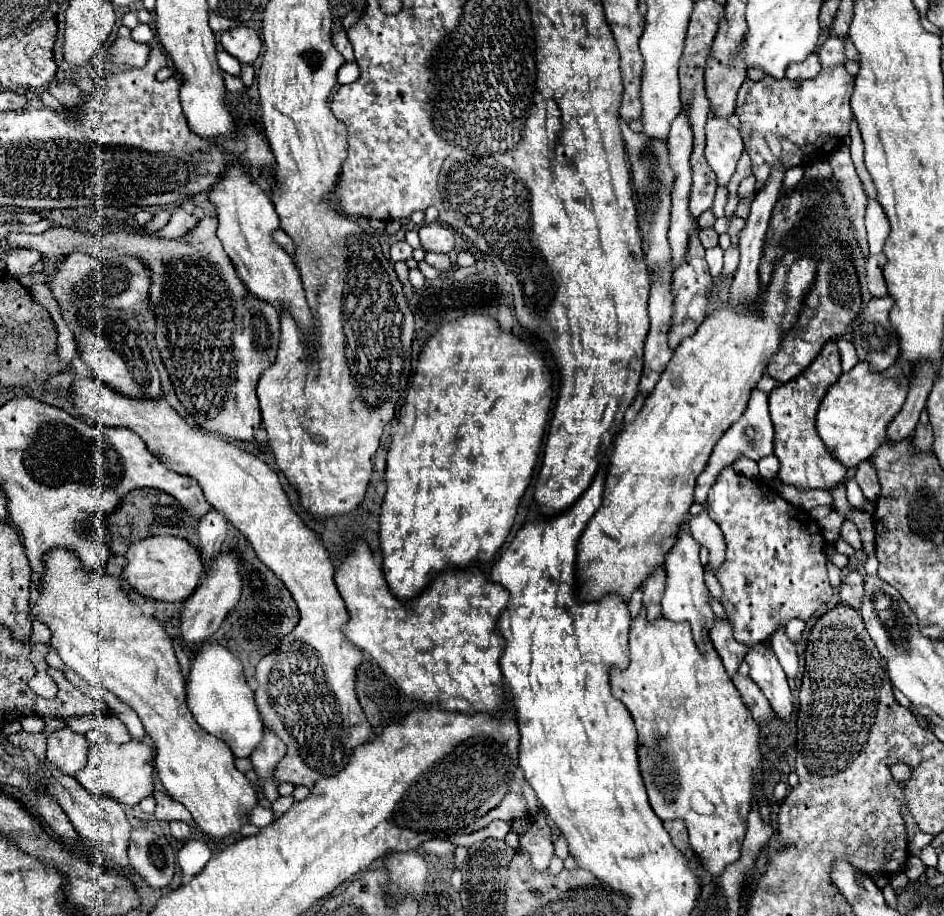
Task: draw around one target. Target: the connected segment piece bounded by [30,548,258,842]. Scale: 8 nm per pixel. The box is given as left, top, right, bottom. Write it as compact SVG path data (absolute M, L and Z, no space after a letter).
M52 548L50 554L44 556L44 574L36 590L38 598L30 602L30 614L50 628L50 646L58 652L62 662L90 686L102 686L116 694L118 700L122 700L140 716L146 734L156 744L154 764L166 792L176 802L184 804L190 810L194 822L214 840L220 842L224 836L238 832L246 822L248 812L258 804L256 790L252 788L248 778L236 770L234 754L230 752L228 744L216 736L210 736L188 712L184 676L172 650L172 640L164 632L162 624L154 616L146 616L142 608L128 598L128 592L122 588L120 578L108 576L102 568L92 572L84 570L80 558L66 548Z

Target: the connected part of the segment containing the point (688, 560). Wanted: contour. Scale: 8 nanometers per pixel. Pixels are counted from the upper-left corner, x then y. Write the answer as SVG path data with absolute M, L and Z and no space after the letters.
M682 526L682 532L674 548L666 556L666 590L662 596L662 616L672 622L690 622L692 636L704 654L706 652L704 640L710 634L710 628L714 626L716 614L712 612L710 606L710 592L704 584L704 566L700 564L698 552L700 552L700 544L690 536L688 528Z

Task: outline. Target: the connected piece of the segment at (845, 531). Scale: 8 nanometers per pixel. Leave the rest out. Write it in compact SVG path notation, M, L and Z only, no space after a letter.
M846 520L846 522L844 522L844 528L842 528L840 538L842 538L844 542L848 542L848 544L850 544L852 548L856 548L856 550L862 548L862 540L860 540L858 528L856 528L856 524L854 524L852 520Z

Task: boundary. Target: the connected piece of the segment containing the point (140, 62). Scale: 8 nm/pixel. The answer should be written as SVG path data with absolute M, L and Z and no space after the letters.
M116 38L116 42L104 54L104 60L124 68L142 68L148 62L148 52L148 44L138 44L132 38Z

